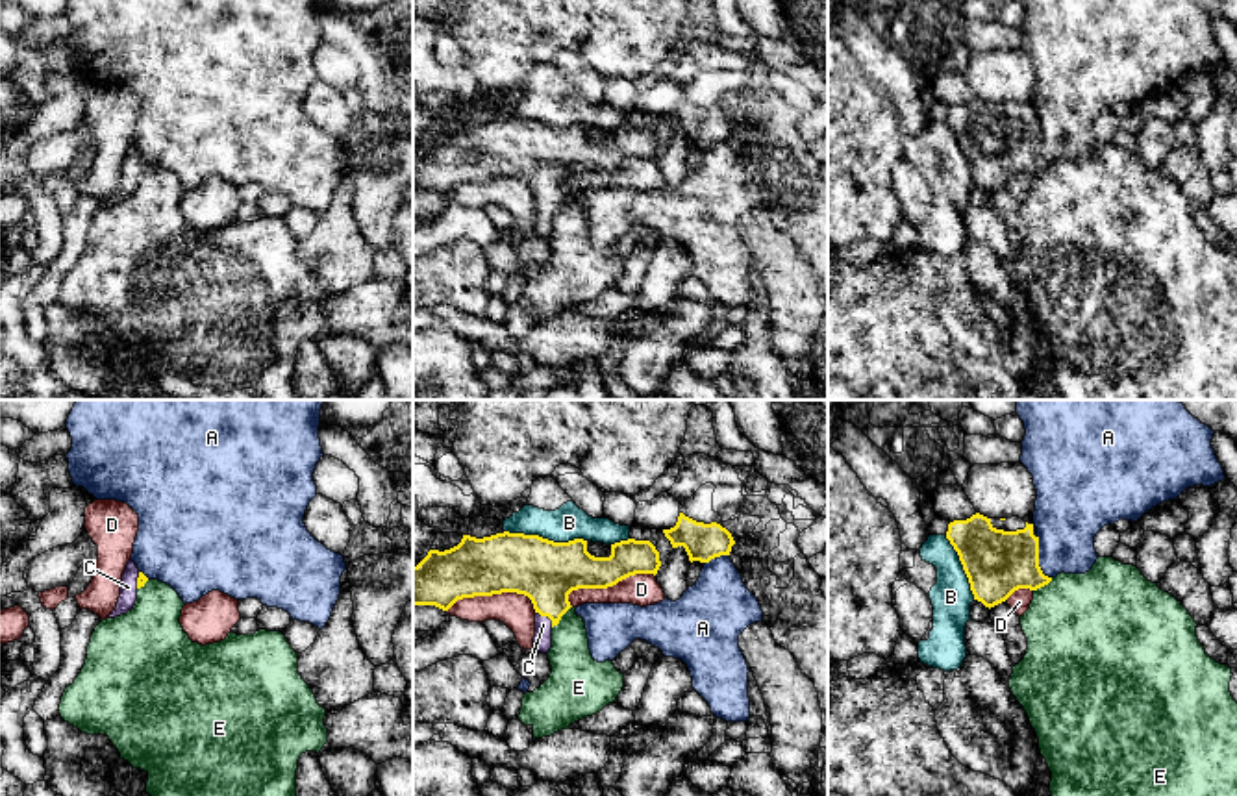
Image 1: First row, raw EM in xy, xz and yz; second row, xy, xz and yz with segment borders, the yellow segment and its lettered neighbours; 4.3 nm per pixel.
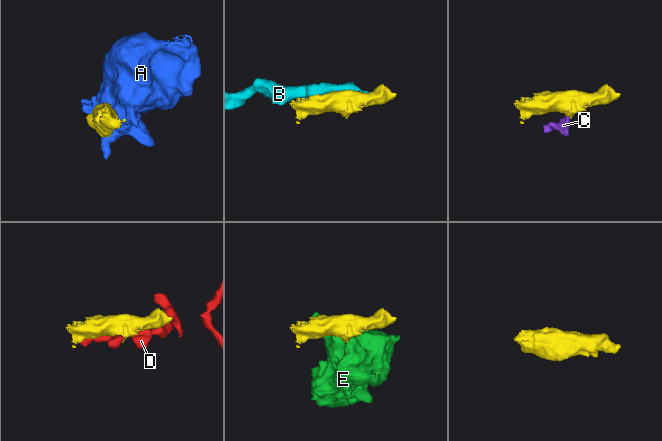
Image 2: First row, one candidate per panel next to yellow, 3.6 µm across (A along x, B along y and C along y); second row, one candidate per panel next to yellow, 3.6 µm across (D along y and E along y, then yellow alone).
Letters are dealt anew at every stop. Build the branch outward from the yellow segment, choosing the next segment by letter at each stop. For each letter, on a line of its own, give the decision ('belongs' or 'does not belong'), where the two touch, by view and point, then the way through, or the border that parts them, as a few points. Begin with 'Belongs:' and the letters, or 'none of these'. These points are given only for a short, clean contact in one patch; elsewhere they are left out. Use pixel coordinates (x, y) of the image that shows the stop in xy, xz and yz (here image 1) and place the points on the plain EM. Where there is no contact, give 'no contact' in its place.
Belongs: C
A: does not belong | yz (1037, 143)
B: does not belong | xz (545, 124)
C: belongs | xz (547, 200) | across xz (547, 158), (547, 200), (543, 210)
D: does not belong | xz (608, 171)
E: does not belong | xz (562, 200) | along xz (571, 191), (552, 213)

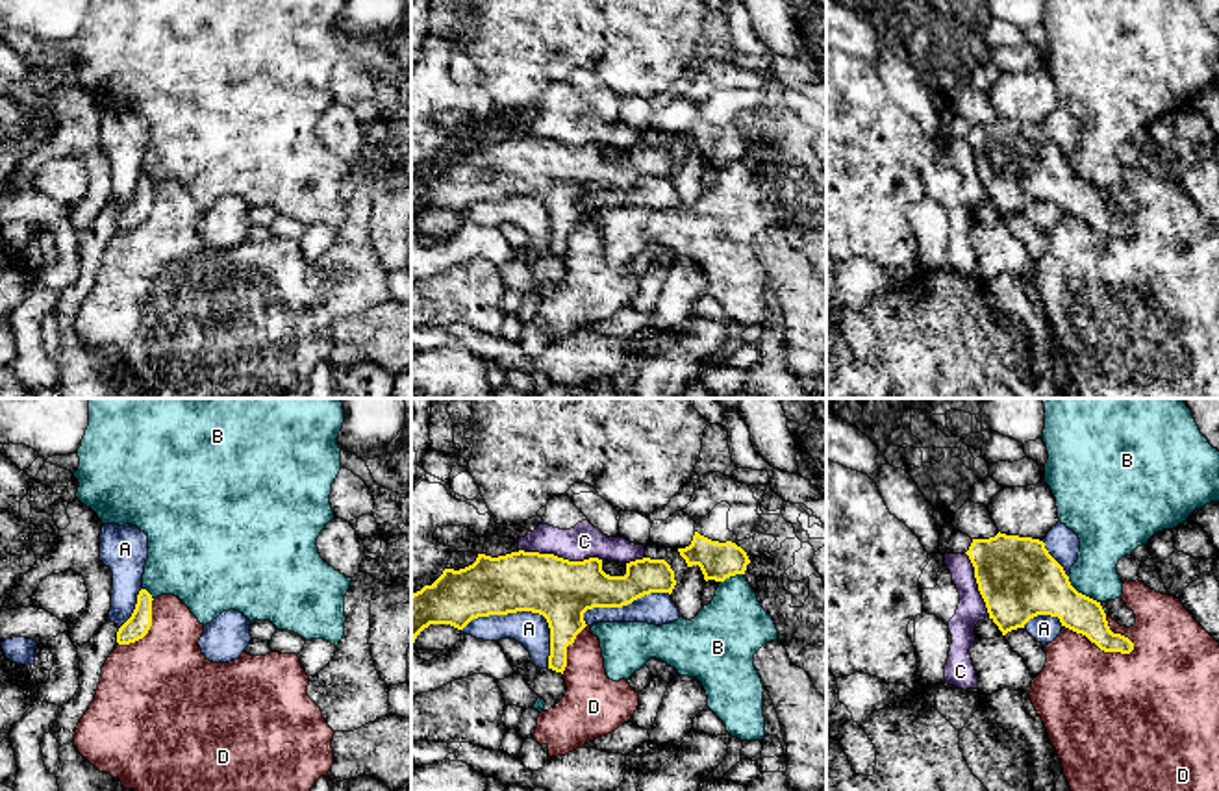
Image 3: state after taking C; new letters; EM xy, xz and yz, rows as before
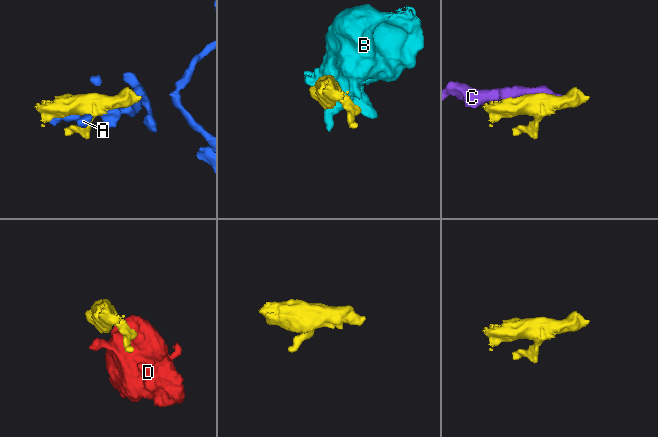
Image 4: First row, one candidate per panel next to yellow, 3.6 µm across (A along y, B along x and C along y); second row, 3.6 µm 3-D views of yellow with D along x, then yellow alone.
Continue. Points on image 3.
Belongs: none of these
A: does not belong | xz (527, 195)
B: does not belong | yz (1080, 178)
C: does not belong | xz (560, 143)
D: does not belong | yz (1099, 232)

